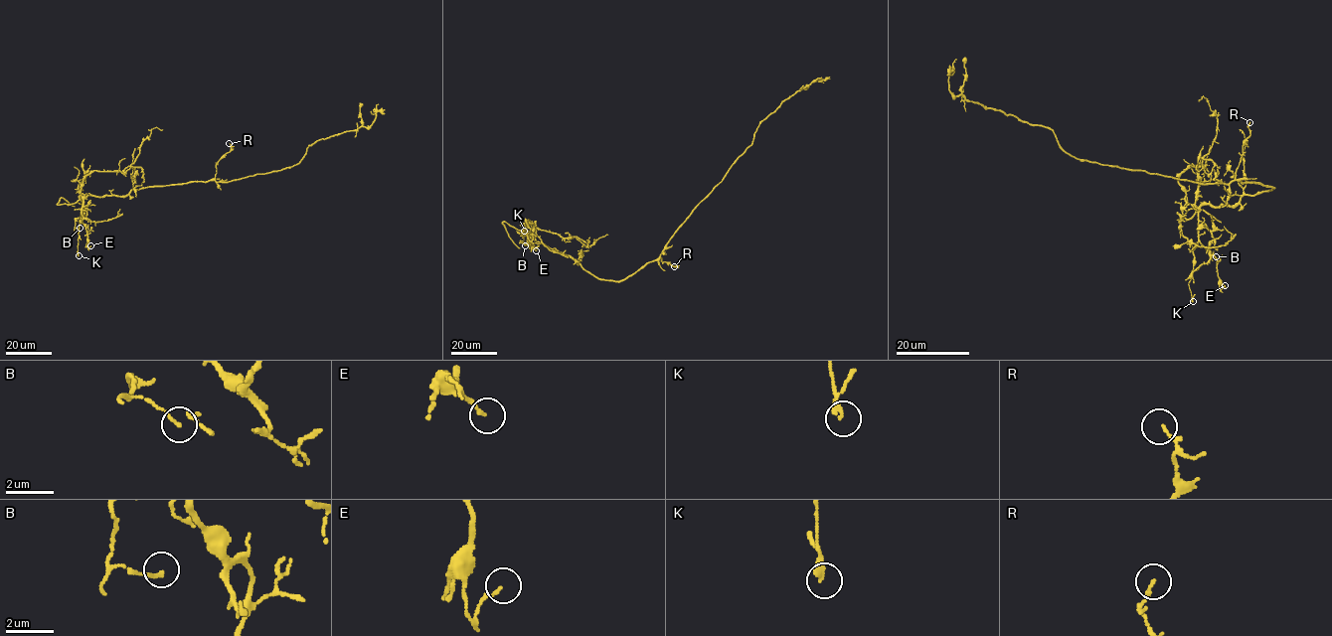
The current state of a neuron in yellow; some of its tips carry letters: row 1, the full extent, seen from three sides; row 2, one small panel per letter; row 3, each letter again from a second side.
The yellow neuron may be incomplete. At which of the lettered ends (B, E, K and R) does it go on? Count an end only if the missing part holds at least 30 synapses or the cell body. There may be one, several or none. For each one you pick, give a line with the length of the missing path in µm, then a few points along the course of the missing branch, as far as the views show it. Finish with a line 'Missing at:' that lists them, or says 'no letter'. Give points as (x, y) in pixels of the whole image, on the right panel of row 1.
Missing at: no letter

